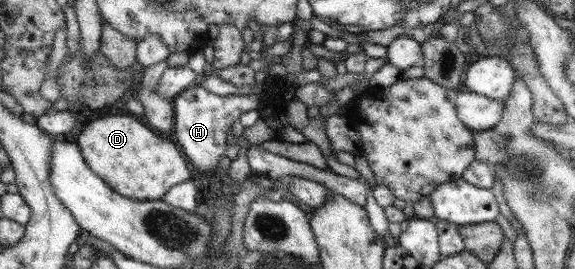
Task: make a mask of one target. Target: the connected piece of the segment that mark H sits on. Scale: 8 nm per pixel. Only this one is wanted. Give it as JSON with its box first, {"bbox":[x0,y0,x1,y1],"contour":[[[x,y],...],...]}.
{"bbox":[172,85,259,178],"contour":[[[197,85],[186,88],[174,98],[172,135],[199,178],[201,173],[210,173],[210,171],[214,173],[214,169],[218,167],[218,159],[224,155],[228,147],[226,131],[242,113],[256,110],[259,102],[258,95],[254,93],[218,96],[212,95],[212,91],[210,93],[204,91],[203,87]]]}

